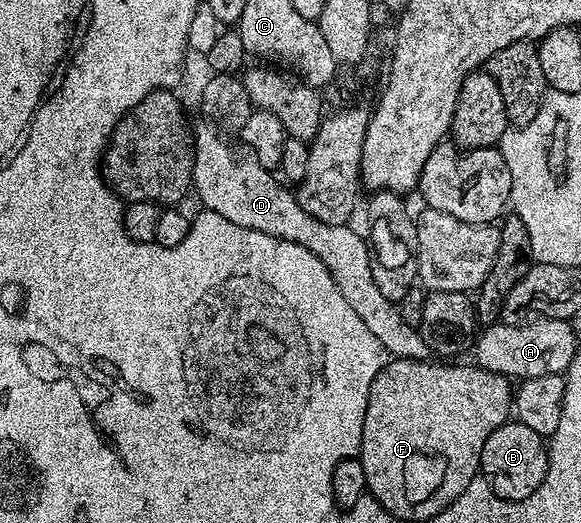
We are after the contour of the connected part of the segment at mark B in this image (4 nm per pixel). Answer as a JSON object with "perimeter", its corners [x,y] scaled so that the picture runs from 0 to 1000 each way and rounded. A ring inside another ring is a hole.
{"perimeter":[[[874,803],[866,815],[854,818],[854,826],[847,826],[847,834],[840,834],[840,841],[833,841],[833,857],[826,864],[830,881],[826,899],[836,920],[843,924],[850,943],[876,960],[893,960],[916,948],[916,941],[923,941],[923,933],[929,933],[929,925],[943,902],[945,878],[941,847],[929,832],[916,826],[916,818],[909,818],[909,811]]]}

